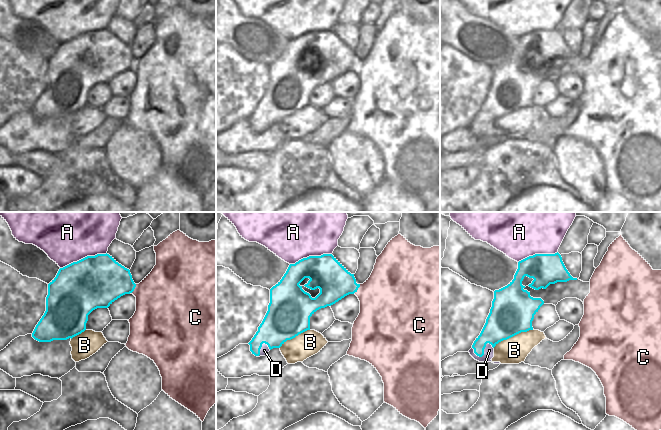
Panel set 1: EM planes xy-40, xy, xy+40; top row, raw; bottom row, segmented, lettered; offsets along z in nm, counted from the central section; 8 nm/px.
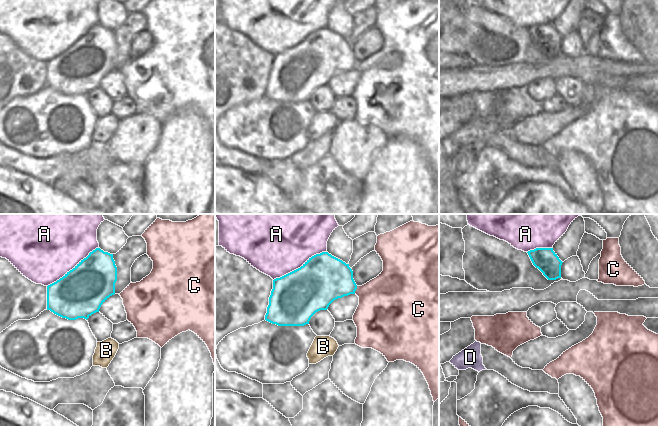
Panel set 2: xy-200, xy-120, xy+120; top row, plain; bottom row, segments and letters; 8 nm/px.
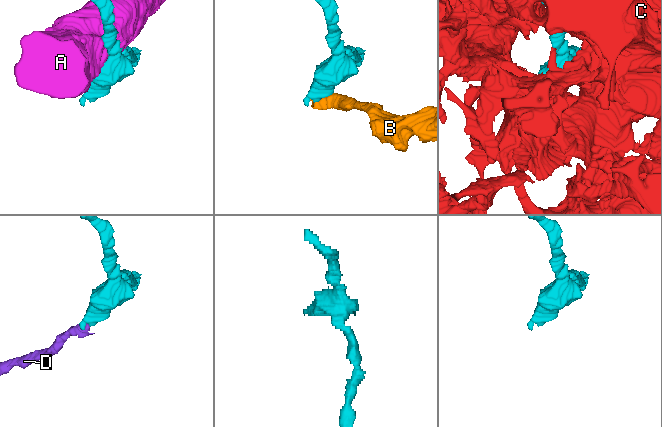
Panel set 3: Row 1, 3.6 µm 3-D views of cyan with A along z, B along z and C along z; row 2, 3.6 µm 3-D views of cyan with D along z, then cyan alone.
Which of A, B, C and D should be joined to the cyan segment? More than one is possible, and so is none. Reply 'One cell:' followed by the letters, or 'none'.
One cell: none.

